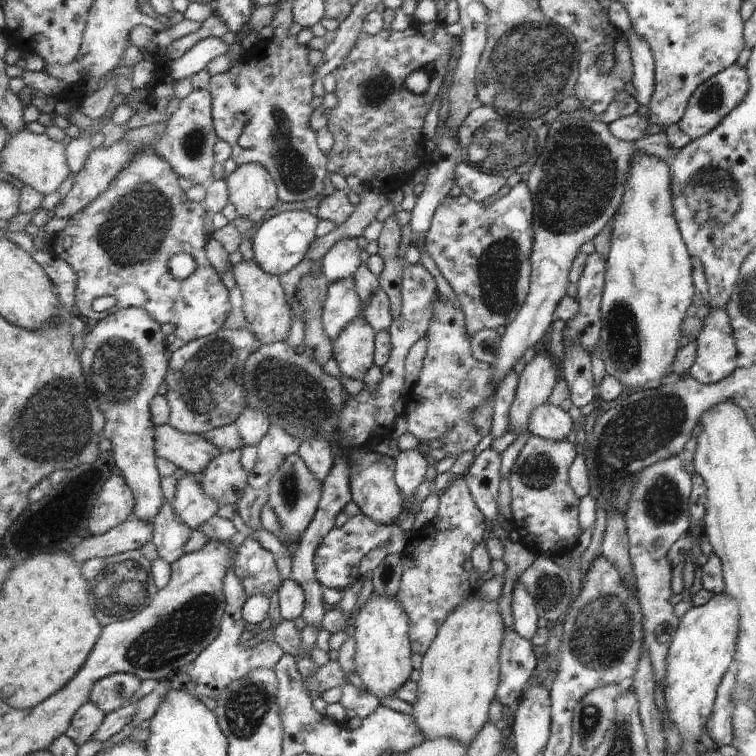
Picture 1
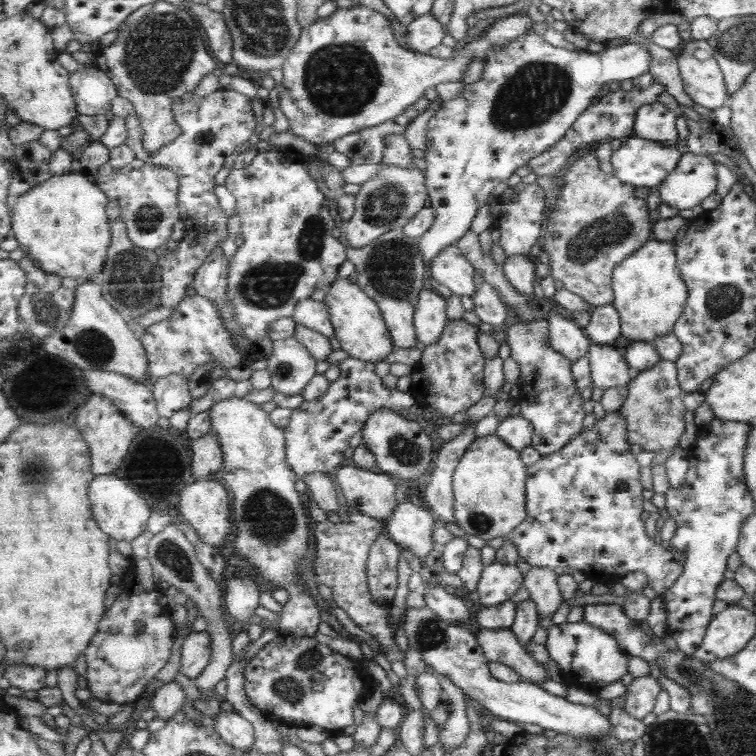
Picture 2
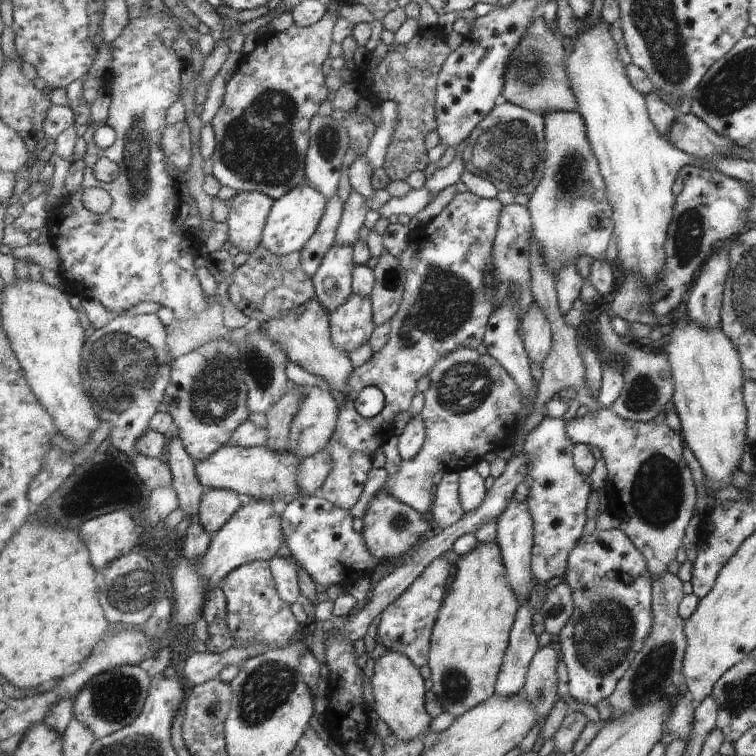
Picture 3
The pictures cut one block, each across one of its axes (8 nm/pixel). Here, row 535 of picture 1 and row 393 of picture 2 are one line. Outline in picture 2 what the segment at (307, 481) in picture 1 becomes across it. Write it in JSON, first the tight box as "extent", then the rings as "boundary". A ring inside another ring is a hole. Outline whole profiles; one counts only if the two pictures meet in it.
{"extent":[267,337,317,396],"boundary":[[[295,337],[276,340],[267,359],[272,388],[289,396],[299,396],[317,374],[317,359]]]}

